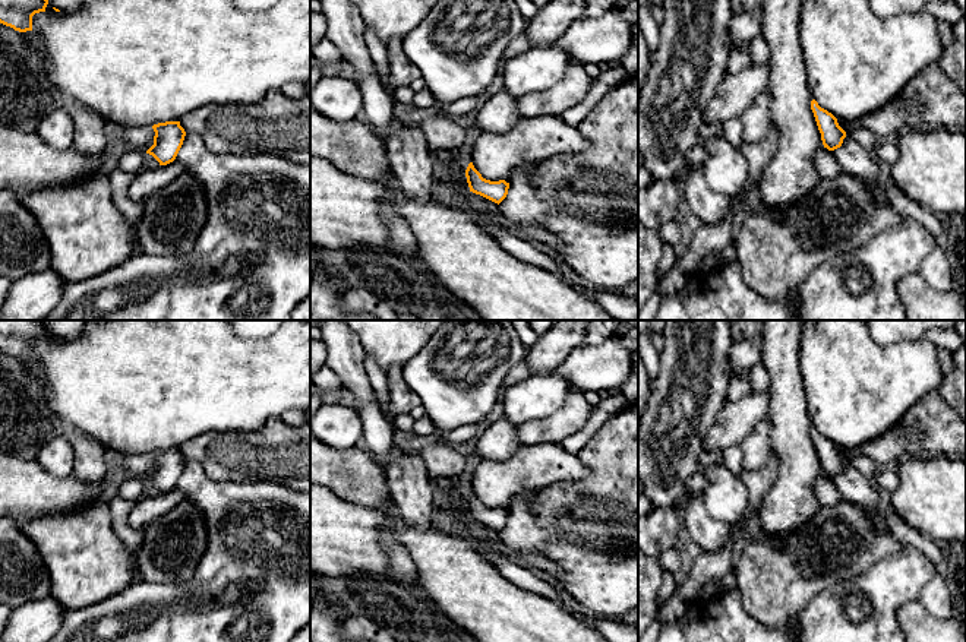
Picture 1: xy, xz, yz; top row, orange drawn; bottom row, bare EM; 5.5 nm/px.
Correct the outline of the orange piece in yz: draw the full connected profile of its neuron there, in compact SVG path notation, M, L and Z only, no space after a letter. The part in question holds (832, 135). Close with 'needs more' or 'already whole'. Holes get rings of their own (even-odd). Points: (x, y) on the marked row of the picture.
M815 99L811 101L811 110L814 113L821 140L824 148L834 151L842 146L846 132L839 126L837 118L821 108Z; already whole

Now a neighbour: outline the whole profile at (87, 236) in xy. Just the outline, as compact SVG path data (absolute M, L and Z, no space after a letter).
M100 173L64 186L38 189L20 202L32 212L48 243L50 268L66 284L94 278L132 257L130 227L113 203L108 175Z

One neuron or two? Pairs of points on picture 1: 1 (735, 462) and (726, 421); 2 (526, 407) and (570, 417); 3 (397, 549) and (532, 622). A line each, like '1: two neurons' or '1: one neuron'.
1: two neurons
2: two neurons
3: two neurons

